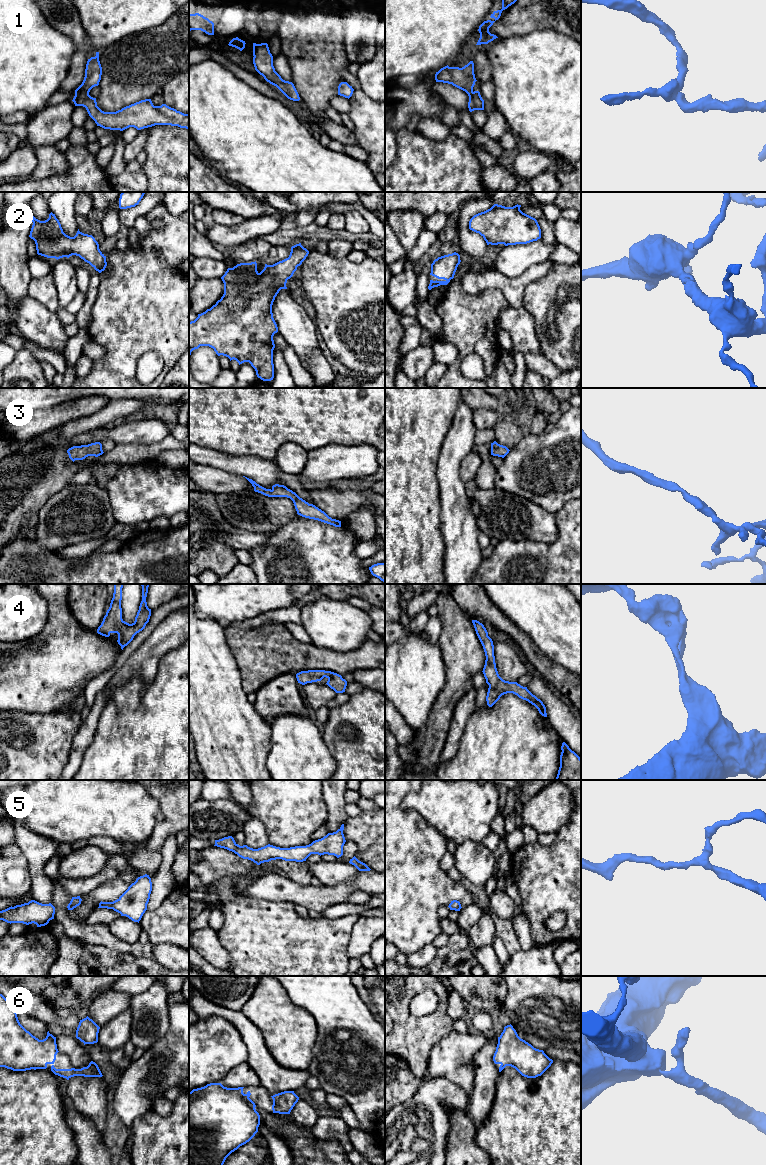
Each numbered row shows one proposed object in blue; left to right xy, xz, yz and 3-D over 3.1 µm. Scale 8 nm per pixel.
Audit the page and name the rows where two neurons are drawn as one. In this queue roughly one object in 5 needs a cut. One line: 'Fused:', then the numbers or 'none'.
Fused: none

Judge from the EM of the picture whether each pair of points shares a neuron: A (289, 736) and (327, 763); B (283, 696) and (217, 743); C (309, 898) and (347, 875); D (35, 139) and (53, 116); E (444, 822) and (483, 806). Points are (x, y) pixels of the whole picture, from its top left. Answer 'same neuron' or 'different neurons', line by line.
A: same neuron
B: different neurons
C: different neurons
D: same neuron
E: same neuron

